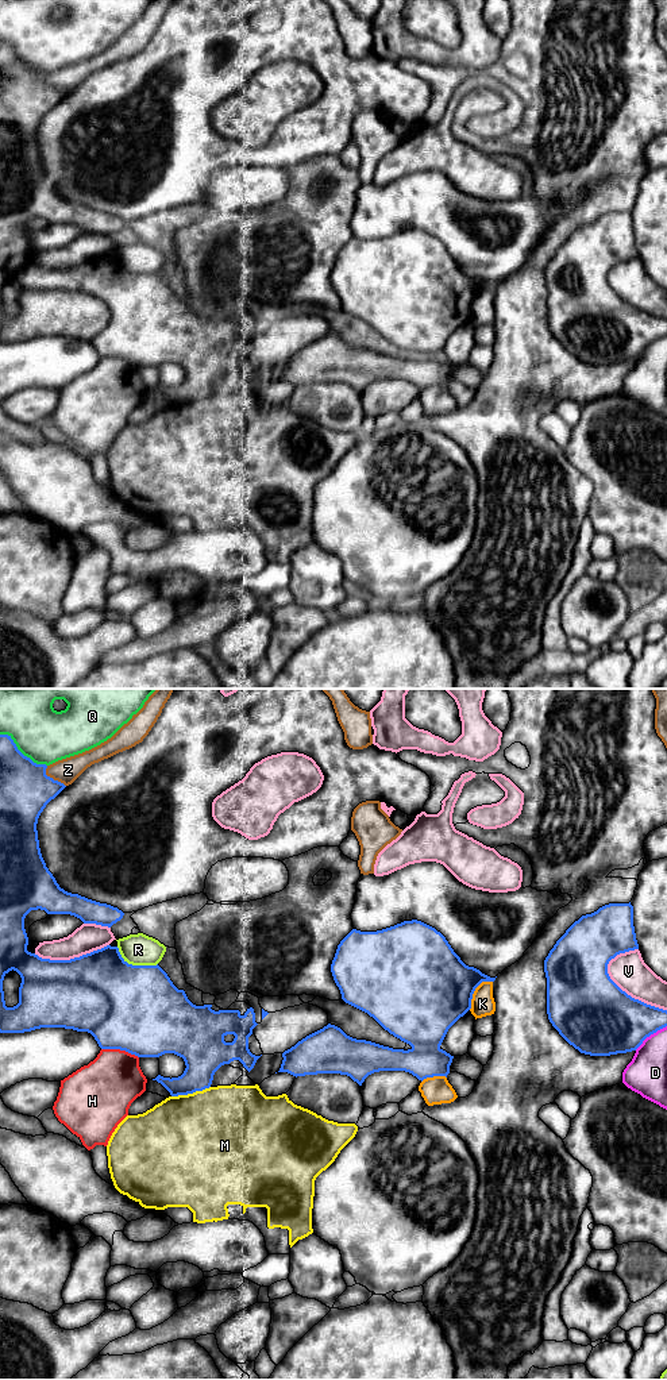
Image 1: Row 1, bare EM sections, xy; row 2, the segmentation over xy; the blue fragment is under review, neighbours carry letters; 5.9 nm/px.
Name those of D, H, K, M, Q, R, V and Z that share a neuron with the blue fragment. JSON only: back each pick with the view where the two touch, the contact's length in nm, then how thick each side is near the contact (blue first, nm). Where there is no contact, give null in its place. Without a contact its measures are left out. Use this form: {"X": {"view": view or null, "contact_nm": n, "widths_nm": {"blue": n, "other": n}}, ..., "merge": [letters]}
{"M": {"view": "xy", "contact_nm": 240, "widths_nm": {"blue": 240, "other": 500}}, "merge": ["M"]}

